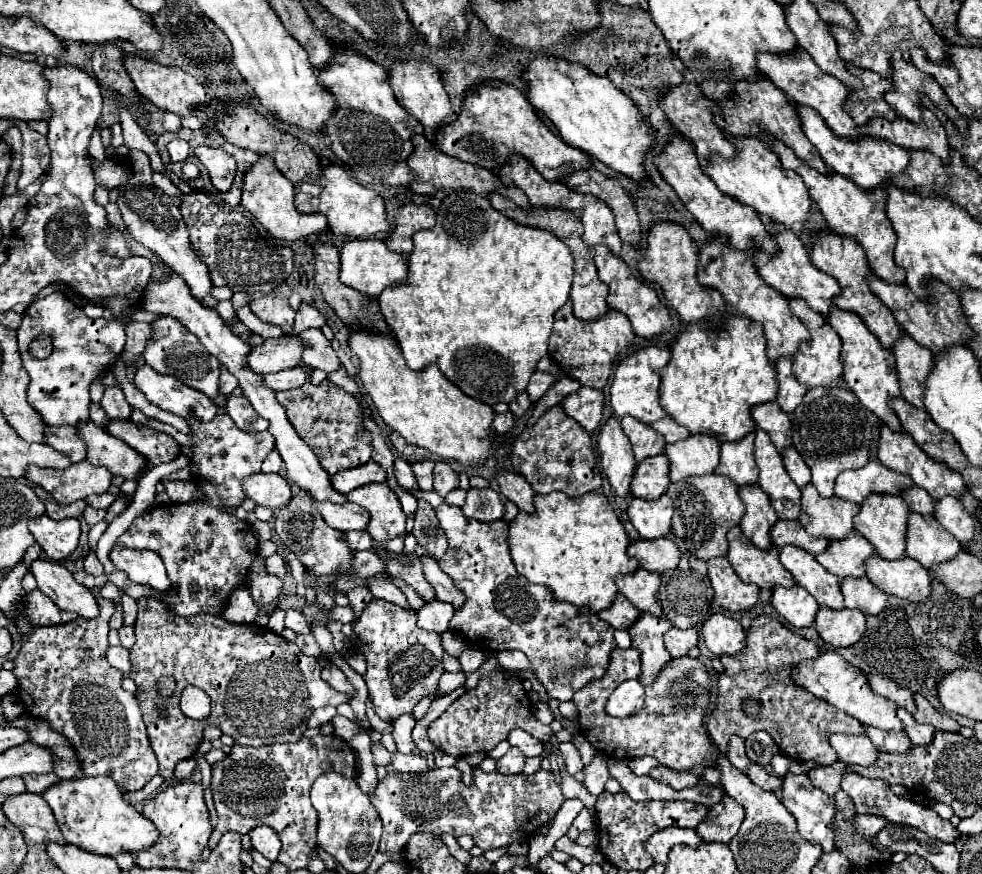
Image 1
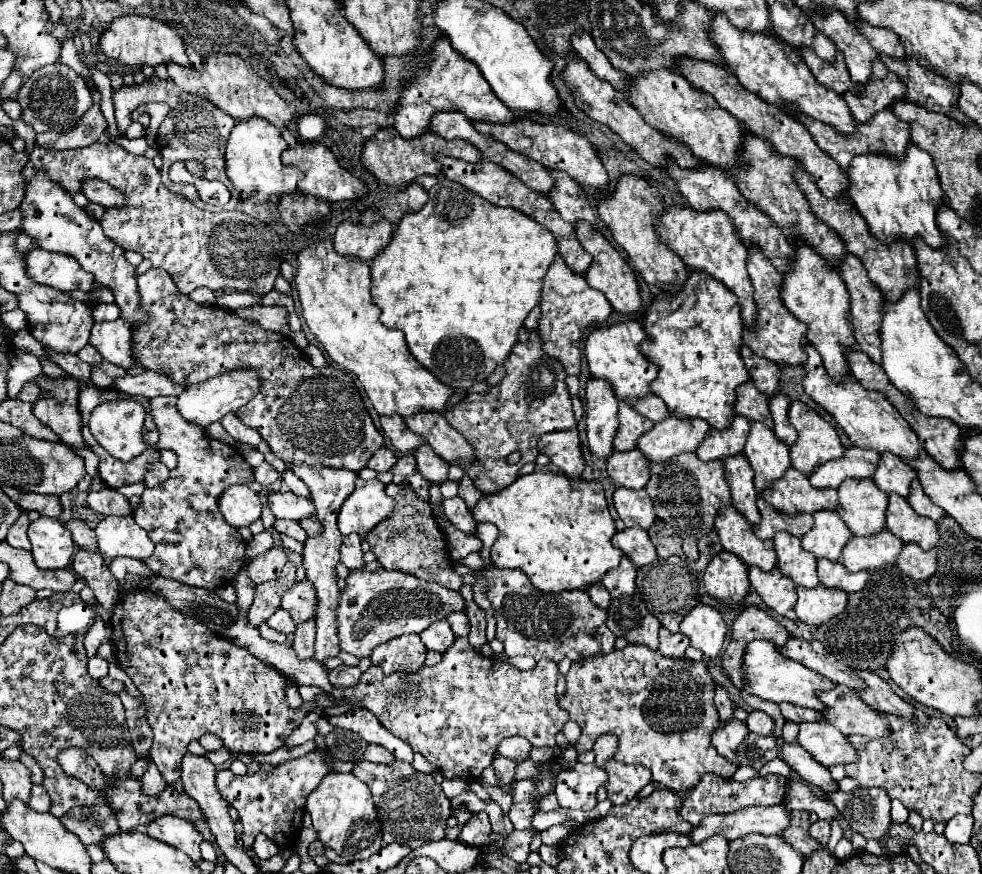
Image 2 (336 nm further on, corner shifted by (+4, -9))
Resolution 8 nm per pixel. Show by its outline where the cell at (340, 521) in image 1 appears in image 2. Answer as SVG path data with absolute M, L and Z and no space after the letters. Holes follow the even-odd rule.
M269 492L267 506L275 518L301 520L315 514L315 506L309 498L295 496L293 492Z

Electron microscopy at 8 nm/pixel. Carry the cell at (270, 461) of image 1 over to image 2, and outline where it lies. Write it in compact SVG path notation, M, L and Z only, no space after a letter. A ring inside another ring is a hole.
M263 462L259 468L255 468L253 470L253 476L255 476L255 480L259 482L259 484L263 484L263 486L269 486L269 484L273 484L275 480L277 480L277 470L271 466L271 464L267 464L267 462Z

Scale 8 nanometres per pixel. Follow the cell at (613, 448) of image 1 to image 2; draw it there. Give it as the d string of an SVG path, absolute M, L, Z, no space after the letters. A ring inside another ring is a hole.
M589 378L585 388L587 398L587 440L593 454L607 458L613 450L613 436L619 428L615 392L603 378Z

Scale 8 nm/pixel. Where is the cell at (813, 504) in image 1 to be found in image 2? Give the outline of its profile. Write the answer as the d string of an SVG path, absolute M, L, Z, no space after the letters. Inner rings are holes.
M787 468L779 482L763 490L761 498L775 510L785 514L813 514L817 510L835 510L837 506L837 490L813 488L809 484L809 478L805 474L799 474L799 470L795 468Z

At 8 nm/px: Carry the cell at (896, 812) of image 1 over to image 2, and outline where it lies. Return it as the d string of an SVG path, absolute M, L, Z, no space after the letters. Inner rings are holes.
M783 742L781 756L805 782L817 786L821 792L837 790L837 784L831 778L829 770L825 766L821 766L819 762L815 762L815 758L811 758L811 754L807 754L807 750L803 750L803 746L799 746L797 742L793 742L793 744Z

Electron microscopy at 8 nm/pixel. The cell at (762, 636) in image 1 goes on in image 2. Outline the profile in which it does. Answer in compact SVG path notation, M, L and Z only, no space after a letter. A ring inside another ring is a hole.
M747 606L733 622L733 632L731 632L731 642L727 650L723 652L723 668L731 682L741 688L743 686L743 654L749 642L753 640L769 640L775 646L783 646L789 638L787 630L773 620L765 610L757 606Z

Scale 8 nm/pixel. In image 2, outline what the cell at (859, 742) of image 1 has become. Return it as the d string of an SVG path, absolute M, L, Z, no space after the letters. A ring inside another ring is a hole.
M801 722L797 742L823 766L831 768L835 764L855 762L857 752L829 722Z

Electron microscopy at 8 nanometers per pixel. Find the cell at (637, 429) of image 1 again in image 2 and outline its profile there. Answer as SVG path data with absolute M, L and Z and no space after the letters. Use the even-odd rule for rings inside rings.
M619 402L619 430L613 438L613 448L619 452L633 450L637 446L639 436L649 432L651 428L653 422L649 418L643 418L639 412L627 406L627 402Z

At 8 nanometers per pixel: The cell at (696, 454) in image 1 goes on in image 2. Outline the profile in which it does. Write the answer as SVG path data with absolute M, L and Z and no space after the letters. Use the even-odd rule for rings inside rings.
M671 414L663 422L655 424L647 434L643 434L639 440L641 452L651 462L665 462L681 452L695 452L707 430L709 424L699 418L689 420Z

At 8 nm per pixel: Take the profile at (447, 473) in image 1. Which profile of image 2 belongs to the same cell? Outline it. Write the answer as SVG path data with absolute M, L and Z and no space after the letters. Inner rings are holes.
M429 444L419 446L419 450L415 450L415 462L417 462L417 470L433 484L441 484L447 480L447 470L449 464L443 462L443 458L439 458Z

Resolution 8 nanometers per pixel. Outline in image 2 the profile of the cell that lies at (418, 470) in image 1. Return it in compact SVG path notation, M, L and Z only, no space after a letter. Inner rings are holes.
M407 454L407 456L401 456L395 466L391 466L391 474L395 476L403 476L407 478L409 474L413 474L417 470L417 464L415 464L415 456L413 454Z

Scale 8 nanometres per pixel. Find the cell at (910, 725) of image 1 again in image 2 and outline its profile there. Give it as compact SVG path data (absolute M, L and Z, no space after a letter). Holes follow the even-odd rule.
M835 686L835 690L819 694L819 700L827 704L823 716L827 722L837 726L841 734L861 734L869 738L883 738L889 734L885 718L881 718L873 708L869 708L855 690L847 686Z

